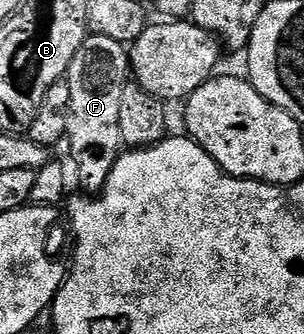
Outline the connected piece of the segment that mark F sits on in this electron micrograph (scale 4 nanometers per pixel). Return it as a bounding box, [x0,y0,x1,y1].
[66,33,130,195]

